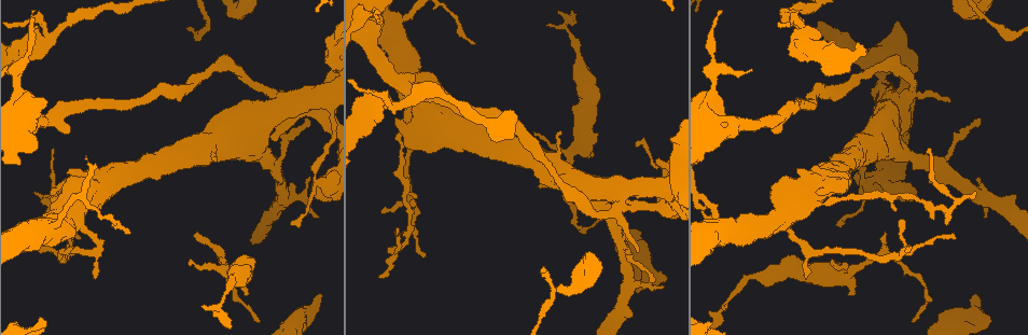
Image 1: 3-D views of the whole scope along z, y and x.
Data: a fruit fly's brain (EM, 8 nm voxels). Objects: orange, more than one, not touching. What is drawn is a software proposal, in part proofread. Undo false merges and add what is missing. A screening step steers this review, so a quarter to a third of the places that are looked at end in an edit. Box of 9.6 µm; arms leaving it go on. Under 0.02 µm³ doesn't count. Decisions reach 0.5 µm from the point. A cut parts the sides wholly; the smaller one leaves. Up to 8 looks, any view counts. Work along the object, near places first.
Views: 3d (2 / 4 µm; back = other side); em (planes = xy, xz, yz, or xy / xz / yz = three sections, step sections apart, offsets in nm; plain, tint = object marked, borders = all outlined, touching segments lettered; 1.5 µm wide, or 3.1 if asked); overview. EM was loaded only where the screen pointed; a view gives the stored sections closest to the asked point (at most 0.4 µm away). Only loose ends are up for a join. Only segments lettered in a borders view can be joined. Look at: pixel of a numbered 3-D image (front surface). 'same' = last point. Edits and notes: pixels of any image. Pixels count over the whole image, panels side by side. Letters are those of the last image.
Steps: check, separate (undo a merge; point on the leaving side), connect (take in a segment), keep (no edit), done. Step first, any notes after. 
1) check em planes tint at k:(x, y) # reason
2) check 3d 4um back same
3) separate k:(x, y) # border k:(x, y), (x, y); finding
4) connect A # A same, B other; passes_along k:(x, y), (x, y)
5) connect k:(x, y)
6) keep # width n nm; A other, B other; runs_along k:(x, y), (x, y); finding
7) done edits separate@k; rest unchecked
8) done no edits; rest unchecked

check 3d 4um back at 1:(540, 188) # thin end

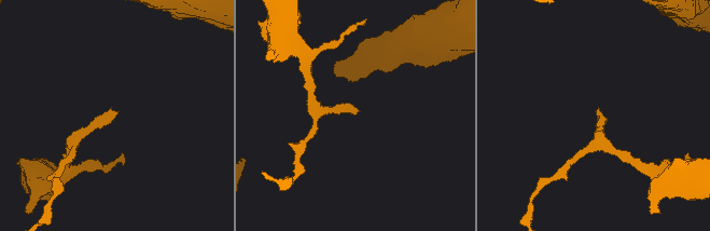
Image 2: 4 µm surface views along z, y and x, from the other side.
check em xz step 8 borders at 2:(112, 115)

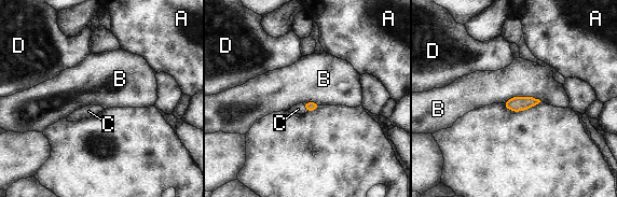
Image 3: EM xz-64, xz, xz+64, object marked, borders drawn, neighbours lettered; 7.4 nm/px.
connect C # A other, B other, C same, D other; passes_along 3:(310, 107), (304, 107), (298, 109); it goes on there

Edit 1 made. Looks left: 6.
check overview

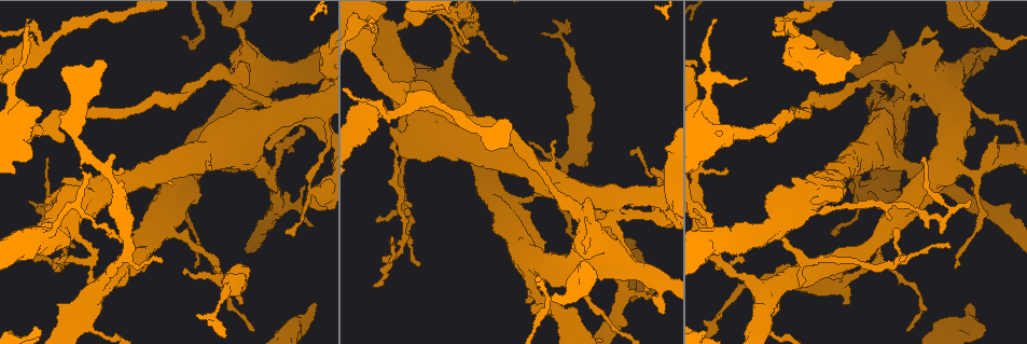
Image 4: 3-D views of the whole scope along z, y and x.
check em planes borders at 4:(890, 216) # thin end

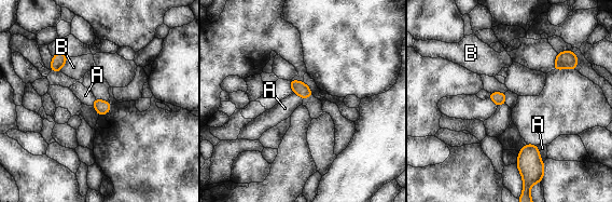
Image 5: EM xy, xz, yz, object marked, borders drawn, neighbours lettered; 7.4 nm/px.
keep # A other, B other; border 5:(536, 145), (540, 159), (543, 162); no lettered segment goes on from it

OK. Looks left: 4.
check em planes borders at 4:(41, 212)

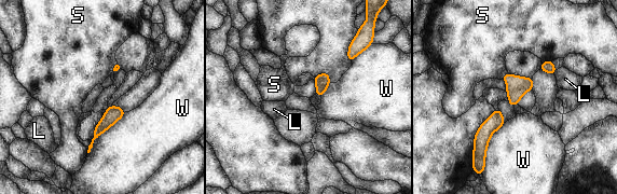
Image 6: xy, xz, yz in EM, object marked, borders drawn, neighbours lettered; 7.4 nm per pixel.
keep # width 90 nm; L other, S other, W other; border 6:(557, 70), (554, 74); one cell here

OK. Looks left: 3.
done edits connect@3; rest unchecked

